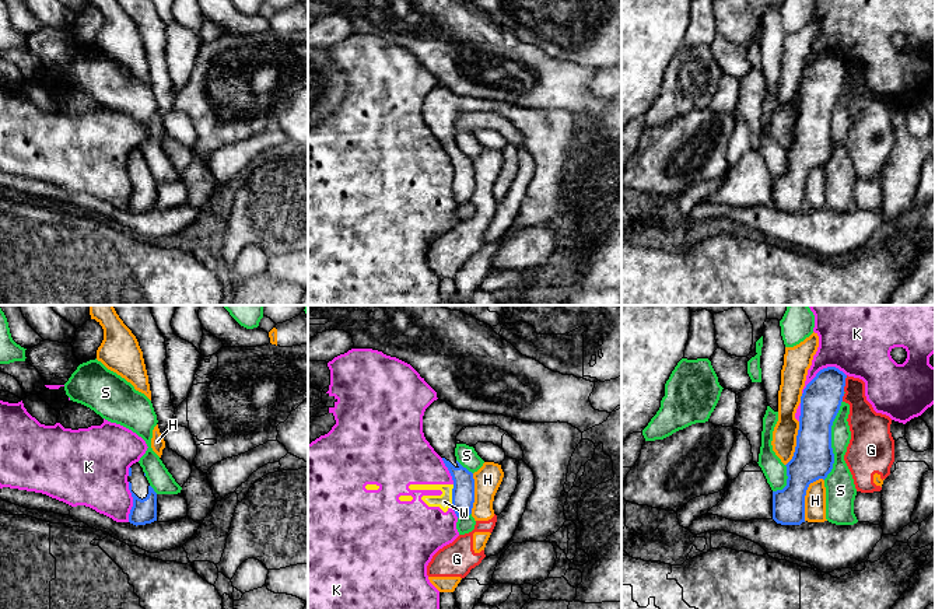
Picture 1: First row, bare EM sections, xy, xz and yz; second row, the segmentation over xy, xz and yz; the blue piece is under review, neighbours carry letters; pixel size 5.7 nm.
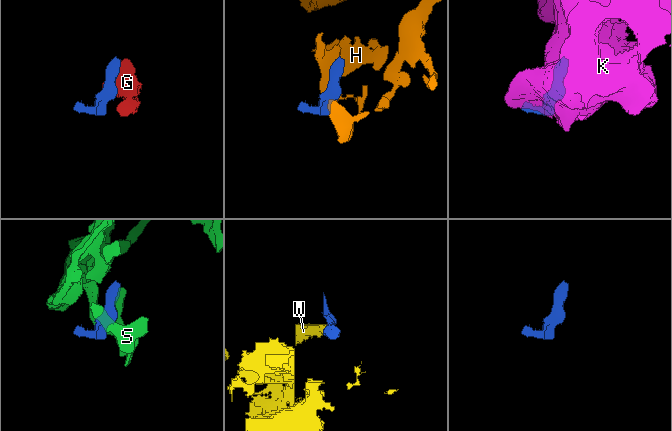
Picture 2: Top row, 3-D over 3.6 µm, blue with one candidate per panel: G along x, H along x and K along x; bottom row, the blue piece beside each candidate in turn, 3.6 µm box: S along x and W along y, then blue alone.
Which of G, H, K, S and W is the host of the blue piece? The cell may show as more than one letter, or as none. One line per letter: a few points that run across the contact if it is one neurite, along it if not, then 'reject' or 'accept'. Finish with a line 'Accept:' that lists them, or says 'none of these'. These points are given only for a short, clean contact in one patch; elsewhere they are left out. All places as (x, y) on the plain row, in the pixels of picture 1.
G: reject
H: reject
K: reject
S: reject
W: xz (454, 171), (451, 192) | reject
Accept: none of these

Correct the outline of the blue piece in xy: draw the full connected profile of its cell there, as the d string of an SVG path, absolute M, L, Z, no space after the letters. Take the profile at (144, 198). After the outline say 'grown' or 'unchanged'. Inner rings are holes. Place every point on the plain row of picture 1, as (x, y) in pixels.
M139 148L129 154L127 168L133 183L129 209L137 213L157 207L157 179L150 172Z; grown

